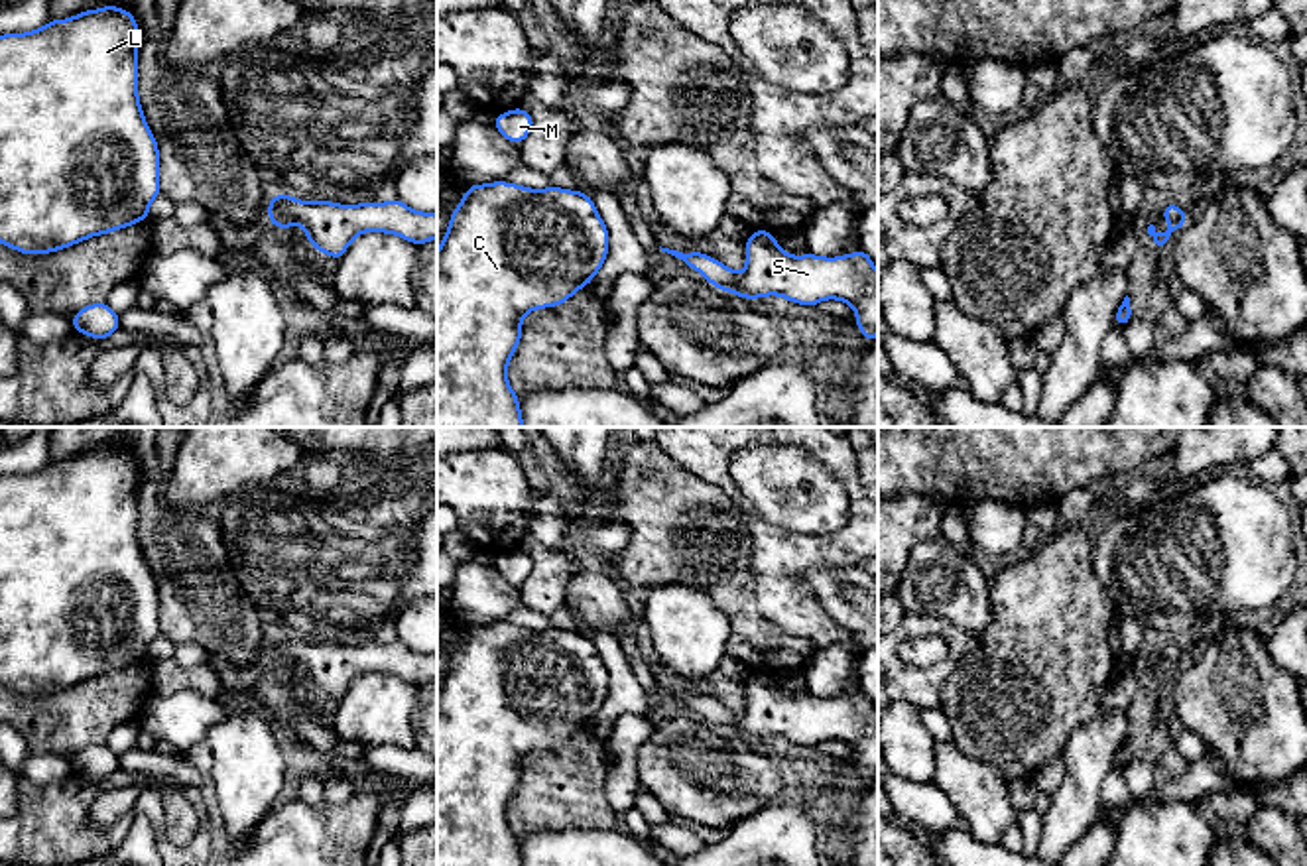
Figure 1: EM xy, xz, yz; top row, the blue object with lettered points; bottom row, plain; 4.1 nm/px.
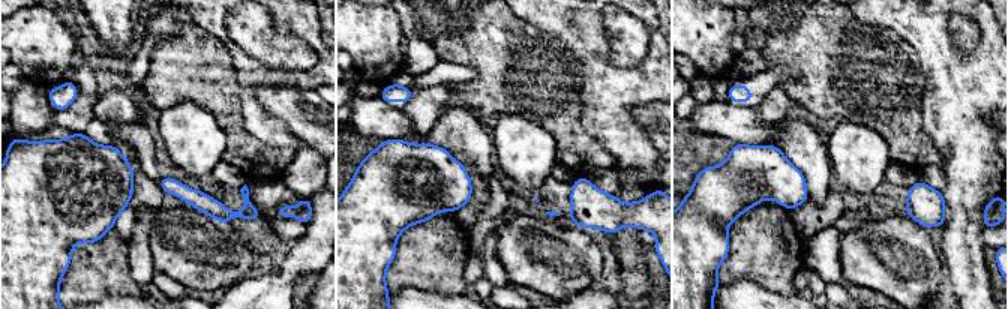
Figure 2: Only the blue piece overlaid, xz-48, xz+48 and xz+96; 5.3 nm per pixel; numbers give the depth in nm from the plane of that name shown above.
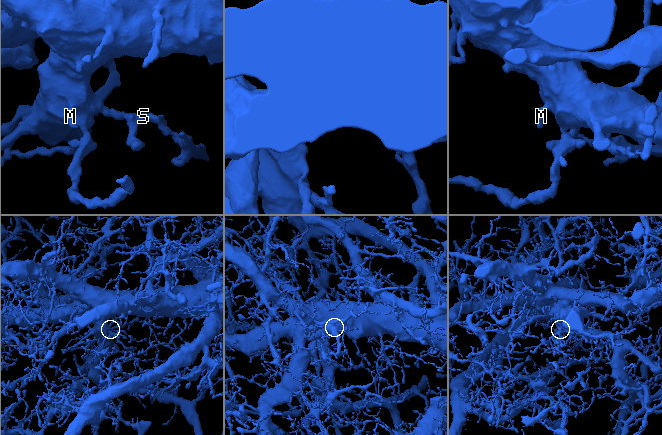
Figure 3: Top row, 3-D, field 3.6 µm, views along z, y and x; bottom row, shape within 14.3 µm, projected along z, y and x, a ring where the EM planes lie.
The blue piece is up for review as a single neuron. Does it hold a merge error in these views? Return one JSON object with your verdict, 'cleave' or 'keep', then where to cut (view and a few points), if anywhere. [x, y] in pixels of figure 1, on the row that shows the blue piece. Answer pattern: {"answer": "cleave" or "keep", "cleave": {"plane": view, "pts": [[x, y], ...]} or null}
{"answer": "keep", "cleave": null}

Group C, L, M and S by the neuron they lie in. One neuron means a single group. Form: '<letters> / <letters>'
C L M S

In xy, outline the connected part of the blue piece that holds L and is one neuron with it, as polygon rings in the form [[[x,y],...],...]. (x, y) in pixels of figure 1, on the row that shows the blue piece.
[[[112,4],[87,10],[69,20],[51,20],[47,26],[28,33],[0,35],[0,242],[22,254],[47,254],[73,246],[91,236],[126,228],[150,220],[148,209],[159,195],[159,152],[157,142],[144,120],[138,100],[138,22],[128,10]]]

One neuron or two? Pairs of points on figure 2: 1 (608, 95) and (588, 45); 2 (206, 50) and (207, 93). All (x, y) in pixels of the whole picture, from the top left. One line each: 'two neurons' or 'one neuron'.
1: one neuron
2: one neuron

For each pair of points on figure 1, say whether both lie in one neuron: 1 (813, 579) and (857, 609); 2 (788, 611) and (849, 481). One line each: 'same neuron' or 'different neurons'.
1: same neuron
2: same neuron

